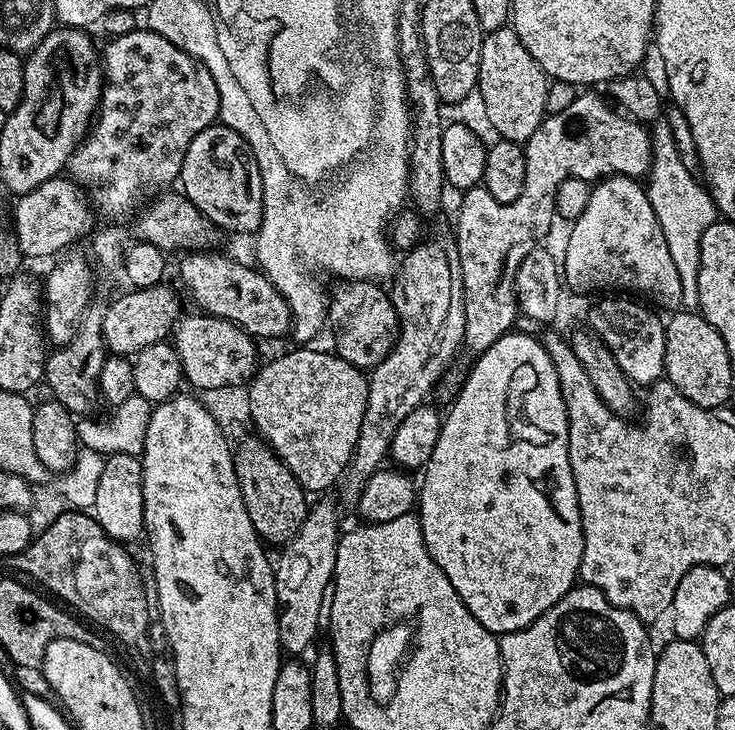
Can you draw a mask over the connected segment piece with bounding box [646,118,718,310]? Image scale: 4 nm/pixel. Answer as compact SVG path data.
M661 118L652 121L650 125L652 138L652 167L646 177L646 191L650 198L650 206L654 206L654 214L658 218L658 226L662 226L662 235L666 238L666 247L670 249L670 259L678 269L678 278L682 278L682 305L685 309L699 309L698 302L698 262L702 258L702 234L718 219L716 204L707 187L690 170L678 154L678 146L674 142L674 134L670 134L670 126L667 119Z

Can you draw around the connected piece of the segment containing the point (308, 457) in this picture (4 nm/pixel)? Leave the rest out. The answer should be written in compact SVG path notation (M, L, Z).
M296 346L293 352L284 352L281 356L273 358L269 364L261 363L259 367L255 369L254 375L247 385L250 398L250 416L251 427L256 427L254 430L255 435L263 440L269 447L276 452L278 459L282 461L290 470L290 473L297 479L301 487L308 494L313 492L322 492L318 494L324 494L328 487L332 483L339 481L343 477L344 473L348 471L348 463L352 460L354 454L354 446L358 442L358 434L362 430L362 418L366 414L366 402L368 401L368 376L365 375L361 369L350 366L350 362L341 360L336 355L335 351L328 350L328 352L319 352L318 349L312 348L316 346Z

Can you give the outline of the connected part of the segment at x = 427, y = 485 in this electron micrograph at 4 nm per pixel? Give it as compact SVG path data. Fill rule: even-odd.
M513 330L506 333L494 346L490 346L485 352L475 357L476 365L468 372L468 377L463 377L460 390L456 393L448 413L443 413L440 421L440 433L438 443L434 445L434 454L430 454L428 463L422 469L424 481L418 484L418 515L420 529L426 542L426 550L434 562L450 578L450 586L458 590L458 598L490 630L493 634L517 632L526 626L530 626L539 616L542 616L554 602L571 590L577 583L580 575L580 563L582 562L582 550L584 549L584 535L582 534L582 522L580 521L580 507L578 506L578 494L574 486L574 474L570 470L570 454L568 453L568 415L566 414L566 402L562 398L562 386L558 382L558 370L554 370L554 362L550 354L544 349L543 339L531 336L528 332Z

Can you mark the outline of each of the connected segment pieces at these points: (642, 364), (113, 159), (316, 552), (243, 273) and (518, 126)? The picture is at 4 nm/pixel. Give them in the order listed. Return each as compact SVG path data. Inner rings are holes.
M608 294L588 312L591 331L596 333L602 342L618 358L618 366L622 366L622 374L631 380L633 385L651 386L664 376L664 355L666 354L665 321L659 320L647 303L636 298L625 298L620 294Z
M137 27L135 31L111 37L102 48L102 88L98 115L93 119L87 136L68 160L67 175L85 189L96 188L94 204L100 208L121 208L128 212L141 207L144 188L155 184L168 186L179 181L182 162L190 142L202 130L217 123L220 114L218 86L210 70L201 60L186 54L162 34Z
M322 498L322 500L315 504L315 502L309 507L308 513L306 514L306 522L302 522L302 530L298 530L298 534L294 536L292 541L289 544L283 545L279 549L280 552L280 561L277 559L274 564L274 571L276 574L276 602L278 605L278 611L280 617L278 618L278 634L280 635L280 646L285 653L288 654L300 654L296 652L304 652L312 643L316 640L316 631L319 630L320 624L322 628L322 613L326 608L326 597L330 592L330 585L333 581L332 575L334 574L334 562L336 561L336 547L340 541L342 535L342 527L340 528L340 512L336 509L335 504L330 500L324 500L328 498Z
M197 250L179 259L180 280L201 313L228 320L256 340L286 336L291 331L289 304L259 269L223 256L220 250Z
M511 26L496 29L485 35L478 70L478 97L484 103L484 116L495 135L502 140L526 142L545 118L546 90L550 78L530 58L530 50L522 46L522 38Z

